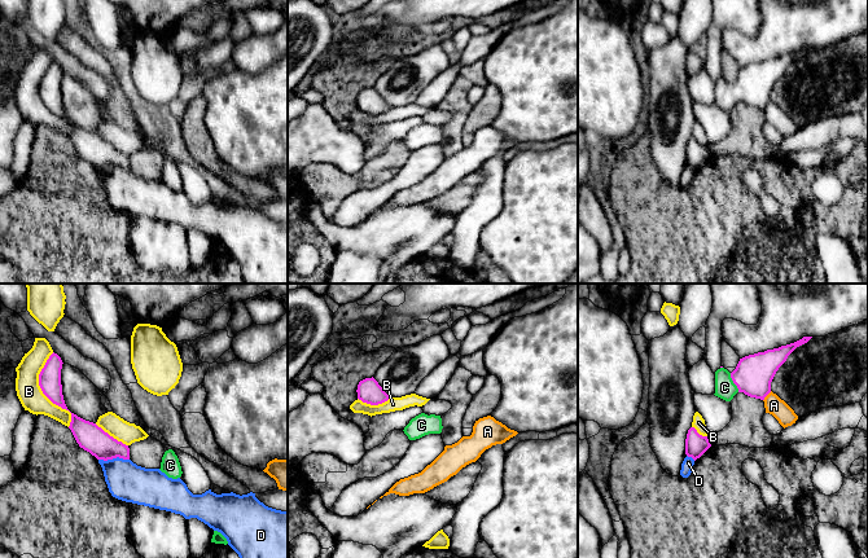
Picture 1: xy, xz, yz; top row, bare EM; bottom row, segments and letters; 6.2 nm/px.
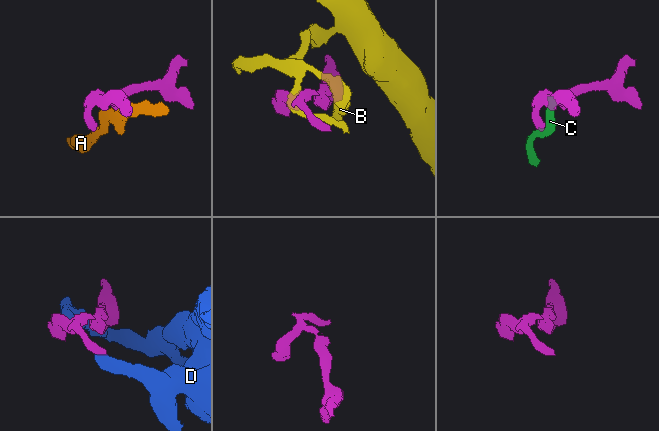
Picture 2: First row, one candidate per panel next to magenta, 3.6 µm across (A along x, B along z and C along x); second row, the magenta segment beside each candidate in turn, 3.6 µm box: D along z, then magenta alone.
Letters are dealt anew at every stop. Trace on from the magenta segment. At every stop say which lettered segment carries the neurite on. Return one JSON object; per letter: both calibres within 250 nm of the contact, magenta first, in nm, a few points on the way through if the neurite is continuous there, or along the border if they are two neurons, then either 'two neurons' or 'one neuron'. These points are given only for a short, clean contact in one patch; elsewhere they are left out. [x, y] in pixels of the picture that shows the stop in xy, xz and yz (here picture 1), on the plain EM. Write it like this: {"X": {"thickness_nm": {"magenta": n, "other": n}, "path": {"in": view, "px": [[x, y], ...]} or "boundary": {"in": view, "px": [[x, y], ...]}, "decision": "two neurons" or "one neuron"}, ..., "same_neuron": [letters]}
{"A": {"thickness_nm": {"magenta": 240, "other": 120}, "boundary": {"in": "yz", "px": [[771, 101], [763, 110]]}, "decision": "two neurons"}, "B": {"thickness_nm": {"magenta": 140, "other": 150}, "decision": "two neurons"}, "C": {"thickness_nm": {"magenta": 240, "other": 130}, "path": {"in": "yz", "px": [[753, 86], [733, 92], [724, 97]]}, "decision": "one neuron"}, "D": {"thickness_nm": {"magenta": 170, "other": 240}, "decision": "two neurons"}, "same_neuron": ["C"]}

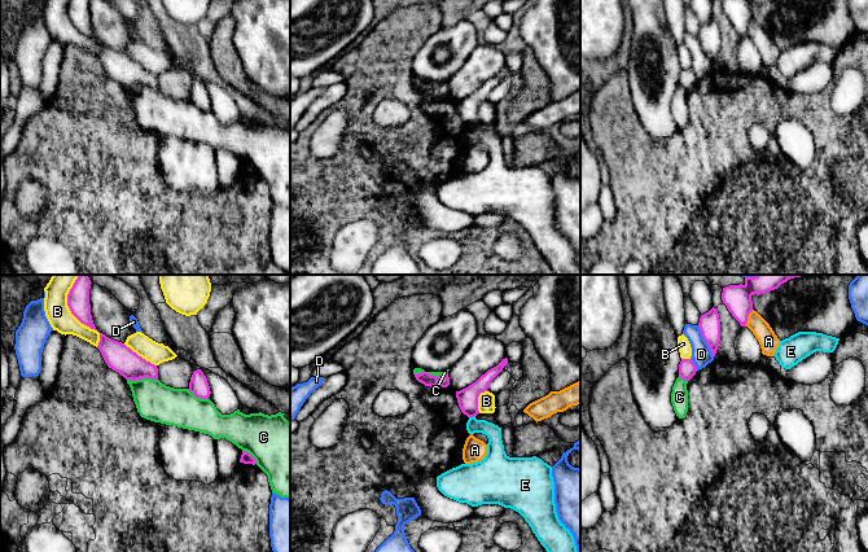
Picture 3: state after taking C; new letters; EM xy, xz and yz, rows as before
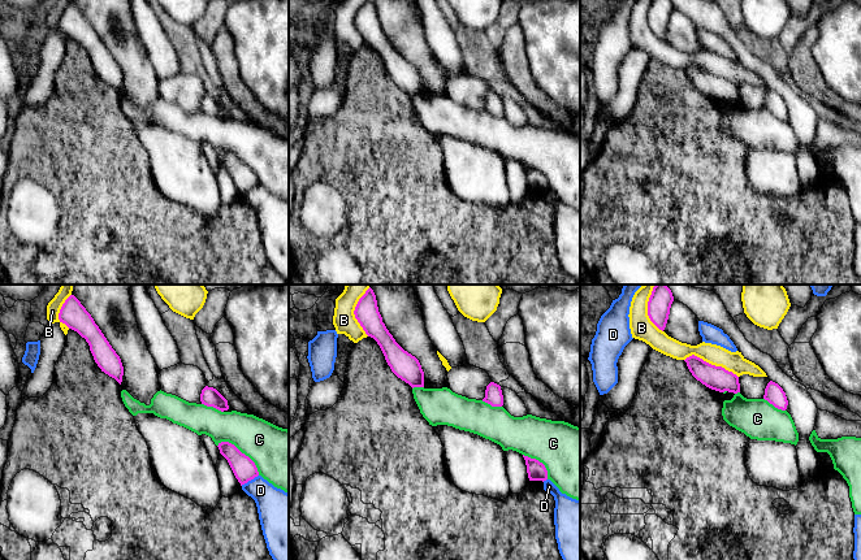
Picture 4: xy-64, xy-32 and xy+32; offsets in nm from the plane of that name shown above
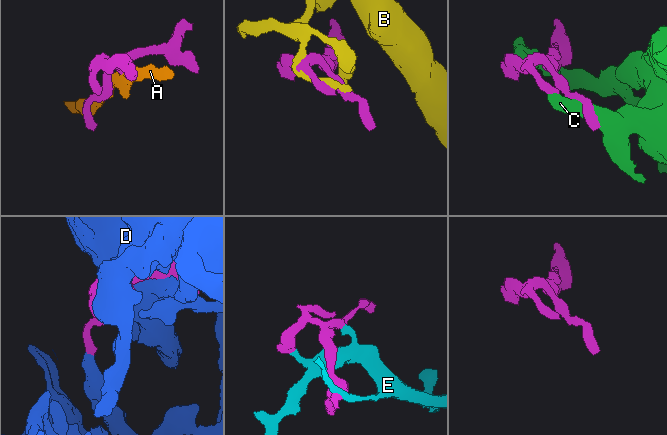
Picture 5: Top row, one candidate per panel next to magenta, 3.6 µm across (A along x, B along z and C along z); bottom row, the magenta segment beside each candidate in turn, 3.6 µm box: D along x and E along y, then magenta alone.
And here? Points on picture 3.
{"A": {"thickness_nm": {"magenta": 160, "other": 120}, "boundary": {"in": "yz", "px": [[753, 20], [745, 35]]}, "decision": "two neurons"}, "B": {"thickness_nm": {"magenta": 140, "other": 150}, "decision": "two neurons"}, "C": {"thickness_nm": {"magenta": 170, "other": 240}, "decision": "two neurons"}, "D": {"thickness_nm": {"magenta": 130, "other": 130}, "decision": "two neurons"}, "E": {"thickness_nm": {"magenta": 130, "other": 110}, "boundary": {"in": "xz", "px": [[474, 125], [469, 127]]}, "decision": "two neurons"}, "same_neuron": []}

